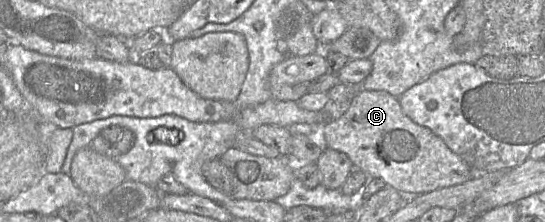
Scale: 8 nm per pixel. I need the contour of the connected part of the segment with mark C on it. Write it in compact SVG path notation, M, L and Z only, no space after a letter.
M361 86L351 100L348 110L340 118L329 120L321 125L319 139L324 147L347 154L353 163L353 166L363 170L367 176L381 178L388 186L400 191L403 194L424 194L441 188L459 185L468 181L475 174L472 168L460 156L454 153L439 136L433 133L430 129L413 122L403 112L398 98L392 96L386 91L367 90Z

